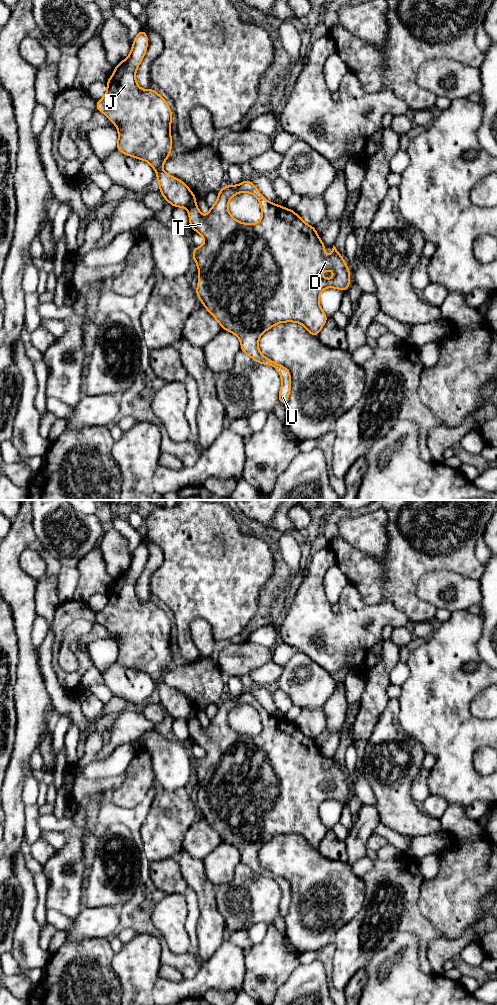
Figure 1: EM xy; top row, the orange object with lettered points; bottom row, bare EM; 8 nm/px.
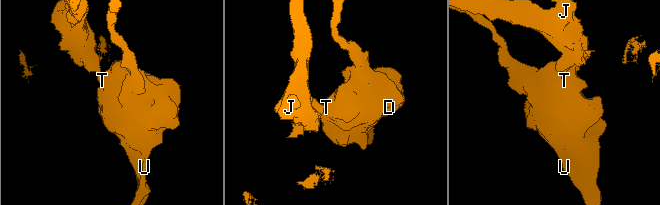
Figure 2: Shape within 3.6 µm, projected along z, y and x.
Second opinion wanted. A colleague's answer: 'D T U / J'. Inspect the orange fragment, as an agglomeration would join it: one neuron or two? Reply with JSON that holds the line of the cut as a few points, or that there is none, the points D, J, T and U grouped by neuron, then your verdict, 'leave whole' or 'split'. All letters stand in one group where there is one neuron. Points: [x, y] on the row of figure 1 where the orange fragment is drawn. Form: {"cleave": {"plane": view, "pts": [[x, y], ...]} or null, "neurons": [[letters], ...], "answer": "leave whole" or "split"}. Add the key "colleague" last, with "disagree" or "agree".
{"cleave": {"plane": "xy", "pts": [[195, 204], [188, 209]]}, "neurons": [["D", "T", "U"], ["J"]], "answer": "split", "colleague": "agree"}

